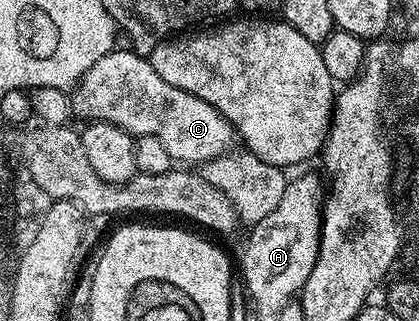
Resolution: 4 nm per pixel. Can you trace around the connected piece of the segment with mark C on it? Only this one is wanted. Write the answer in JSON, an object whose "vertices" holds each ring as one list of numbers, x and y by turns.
{"vertices":[[115,48,107,56,95,60,95,64,91,64,91,68,87,68,87,72,78,80,77,85,72,87,73,114,77,118,79,116,81,120,115,124,137,138,155,136,155,140,159,140,163,148,167,148,167,152,177,164,204,164,234,149,233,125,214,106,183,88,175,88,175,84,167,84,167,80,163,80,163,76,155,72,148,57,135,54,132,49,124,49]]}

